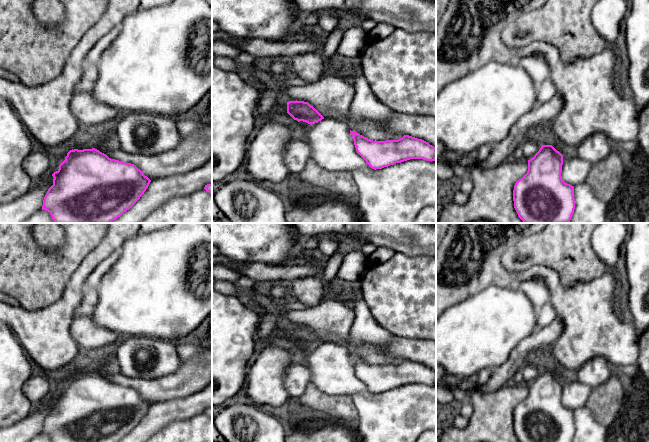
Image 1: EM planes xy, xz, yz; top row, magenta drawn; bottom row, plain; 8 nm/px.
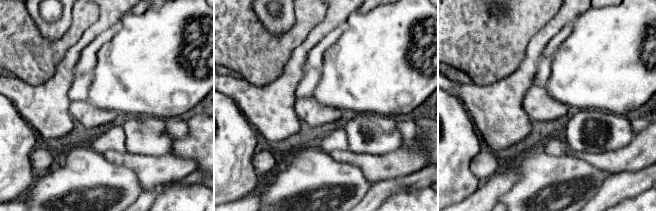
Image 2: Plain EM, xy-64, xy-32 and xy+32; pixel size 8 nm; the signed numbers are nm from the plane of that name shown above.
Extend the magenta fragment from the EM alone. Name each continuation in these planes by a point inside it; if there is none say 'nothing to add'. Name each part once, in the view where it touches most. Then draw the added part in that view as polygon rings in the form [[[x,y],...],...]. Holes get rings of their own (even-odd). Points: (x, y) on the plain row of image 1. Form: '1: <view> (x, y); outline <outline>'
nothing to add

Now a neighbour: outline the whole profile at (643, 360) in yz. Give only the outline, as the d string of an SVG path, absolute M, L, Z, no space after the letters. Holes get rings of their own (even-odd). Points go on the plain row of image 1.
M649 328L639 336L638 370L647 378L649 383Z

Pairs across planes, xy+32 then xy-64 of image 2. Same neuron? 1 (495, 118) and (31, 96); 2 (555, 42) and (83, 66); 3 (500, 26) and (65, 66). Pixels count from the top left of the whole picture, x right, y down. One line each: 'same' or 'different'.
1: same
2: same
3: different

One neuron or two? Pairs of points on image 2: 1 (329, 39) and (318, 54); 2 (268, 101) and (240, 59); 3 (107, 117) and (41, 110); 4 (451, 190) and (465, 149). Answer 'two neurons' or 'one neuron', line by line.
1: one neuron
2: two neurons
3: two neurons
4: one neuron

